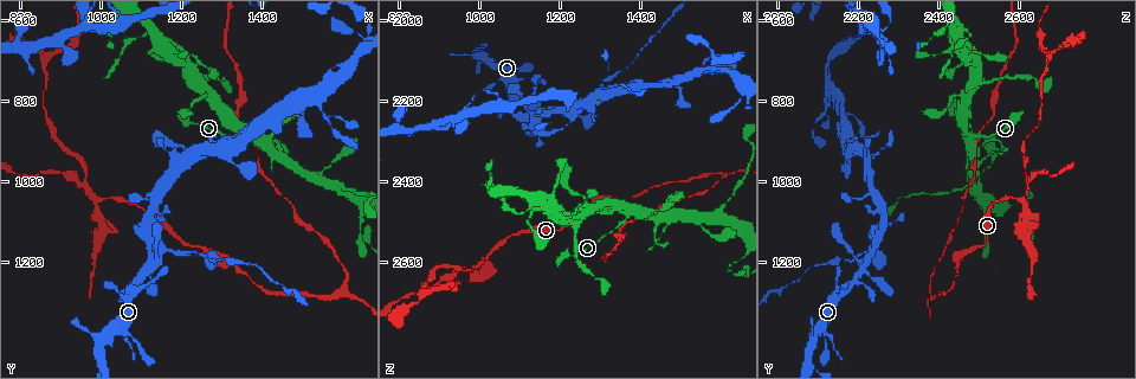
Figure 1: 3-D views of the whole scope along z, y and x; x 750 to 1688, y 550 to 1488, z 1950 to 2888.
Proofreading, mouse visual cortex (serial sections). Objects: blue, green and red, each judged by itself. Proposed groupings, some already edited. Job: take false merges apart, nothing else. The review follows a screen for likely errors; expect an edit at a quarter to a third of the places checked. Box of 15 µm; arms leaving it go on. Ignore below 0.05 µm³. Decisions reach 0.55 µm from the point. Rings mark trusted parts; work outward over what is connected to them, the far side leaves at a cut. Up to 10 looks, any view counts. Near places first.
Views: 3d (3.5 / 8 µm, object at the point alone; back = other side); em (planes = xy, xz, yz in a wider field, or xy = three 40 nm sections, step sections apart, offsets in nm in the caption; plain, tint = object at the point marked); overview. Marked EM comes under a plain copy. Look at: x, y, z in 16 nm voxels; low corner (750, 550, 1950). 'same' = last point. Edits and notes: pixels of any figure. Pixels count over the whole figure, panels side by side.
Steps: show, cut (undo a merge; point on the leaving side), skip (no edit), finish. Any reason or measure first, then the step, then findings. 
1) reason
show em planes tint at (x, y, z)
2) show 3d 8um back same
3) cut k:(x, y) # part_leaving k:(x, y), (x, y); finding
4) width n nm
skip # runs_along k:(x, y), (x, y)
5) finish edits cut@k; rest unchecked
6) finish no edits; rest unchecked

side arm on a straight run
show 3d 3.5um at (1210, 1180, 2235)

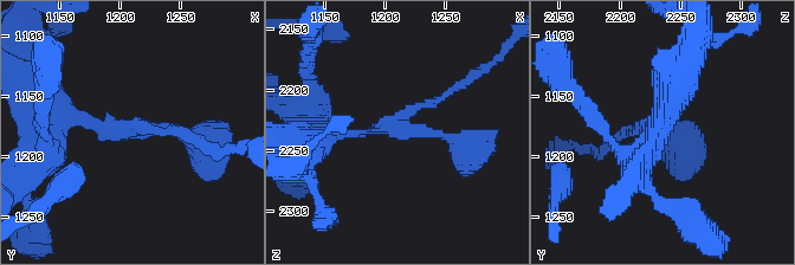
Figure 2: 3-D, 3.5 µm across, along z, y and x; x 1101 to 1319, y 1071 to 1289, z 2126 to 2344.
arms 3; arm_widths 100, 150, 150 nm
show em xy step 3 tint at (1210, 1178, 2232)

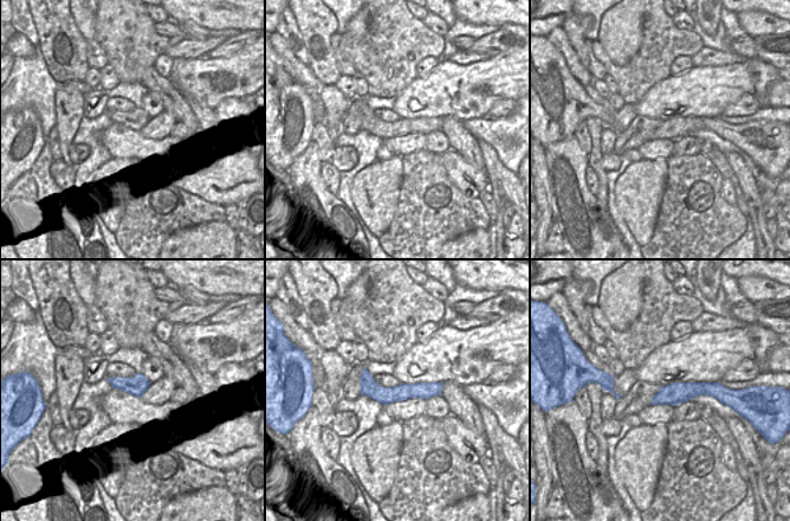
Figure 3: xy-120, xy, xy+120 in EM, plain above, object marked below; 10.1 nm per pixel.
cut 2:(139, 135) # part_leaving 2:(96, 123), (183, 130), (194, 141); a second cell is stuck on

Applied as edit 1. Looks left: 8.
see it whole again
show overview

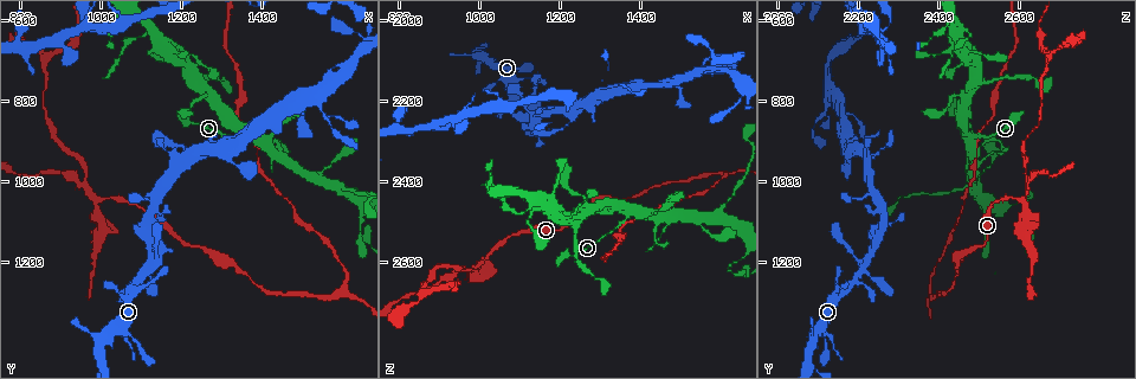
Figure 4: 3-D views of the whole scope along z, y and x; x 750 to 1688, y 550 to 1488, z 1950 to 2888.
side arm on a straight run
show 3d 3.5um at (1555, 835, 2110)

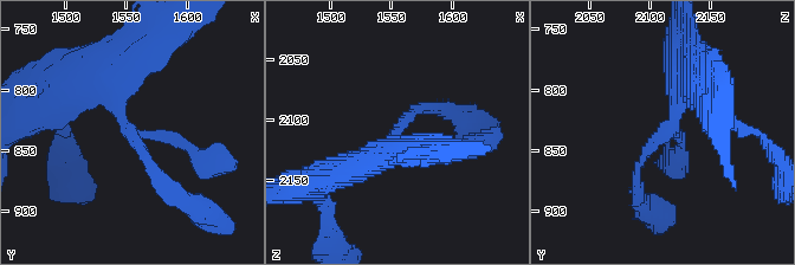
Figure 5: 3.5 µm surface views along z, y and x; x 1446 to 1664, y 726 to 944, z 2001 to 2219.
arms 3; arm_widths 150, 150, 350 nm; shape alone is not enough
show em xy step 2 tint at (1552, 832, 2114)

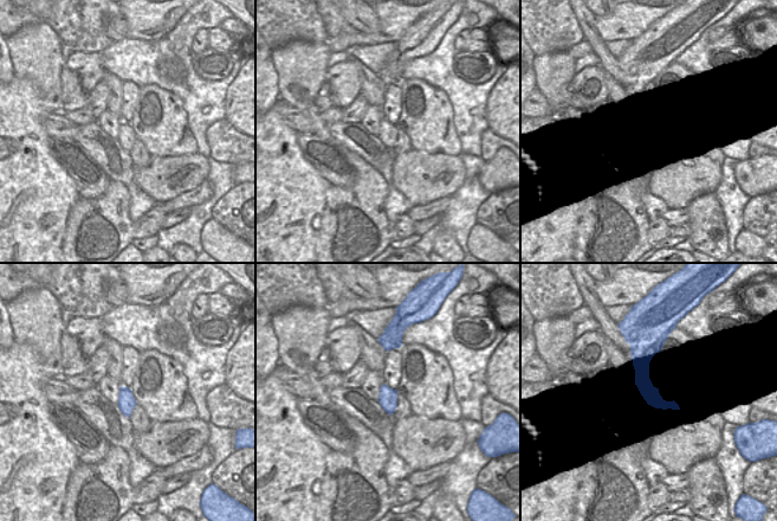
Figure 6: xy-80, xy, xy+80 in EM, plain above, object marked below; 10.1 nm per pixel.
skip # runs_along 5:(89, 72), (173, 188); all the same cell

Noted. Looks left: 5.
three arms meet
show 3d 8um at (995, 1050, 2605)

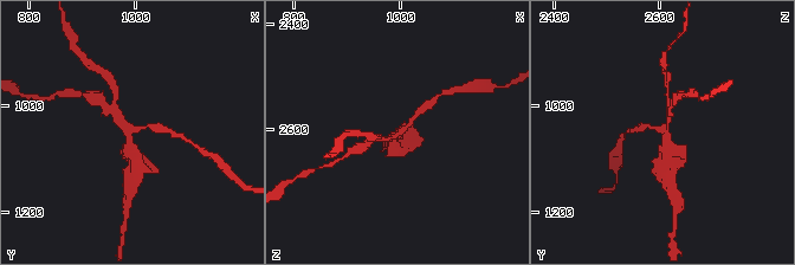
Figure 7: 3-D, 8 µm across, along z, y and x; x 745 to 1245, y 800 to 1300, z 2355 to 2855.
show 3d 3.5um at (990, 1050, 2610)

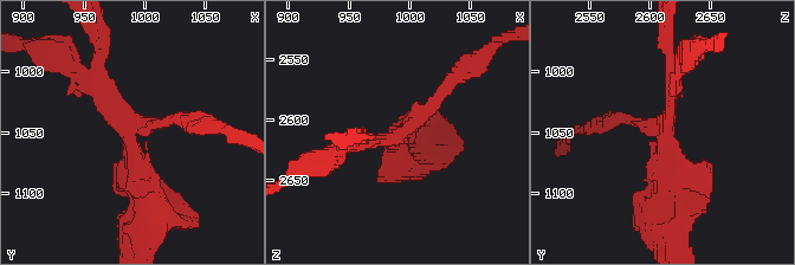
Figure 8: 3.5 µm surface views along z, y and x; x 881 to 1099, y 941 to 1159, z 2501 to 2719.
arms 3; arm_widths 150, 200, 300 nm; now the EM
show em xy step 3 tint at (994, 1042, 2610)

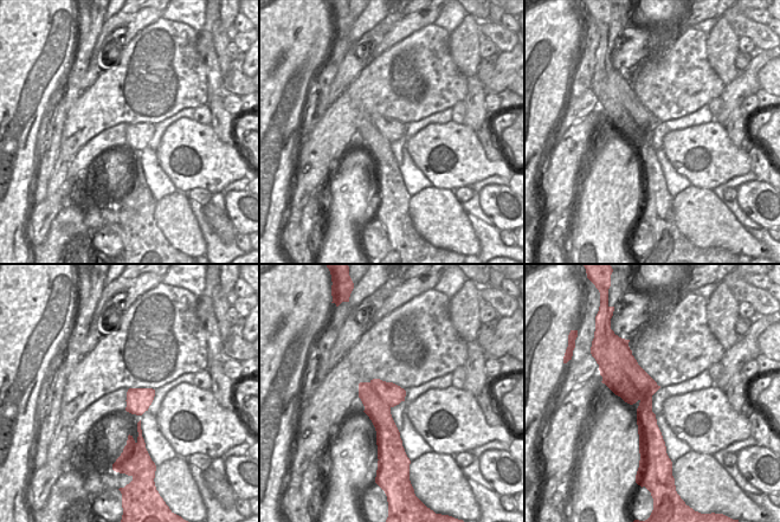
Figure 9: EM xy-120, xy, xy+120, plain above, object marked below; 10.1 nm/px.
cut 8:(406, 154) # border 9:(608, 365), (651, 397); a second cell is stuck on

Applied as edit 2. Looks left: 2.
finish edits cut@2, cut@8; rest unchecked

